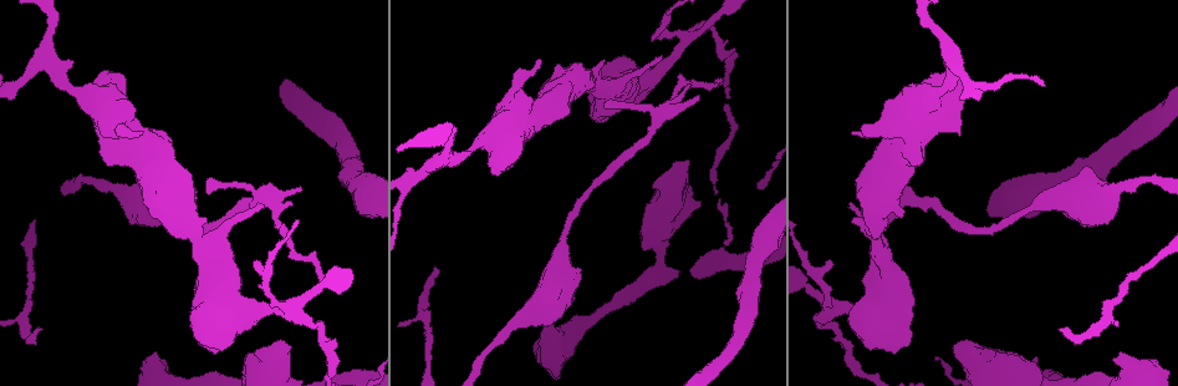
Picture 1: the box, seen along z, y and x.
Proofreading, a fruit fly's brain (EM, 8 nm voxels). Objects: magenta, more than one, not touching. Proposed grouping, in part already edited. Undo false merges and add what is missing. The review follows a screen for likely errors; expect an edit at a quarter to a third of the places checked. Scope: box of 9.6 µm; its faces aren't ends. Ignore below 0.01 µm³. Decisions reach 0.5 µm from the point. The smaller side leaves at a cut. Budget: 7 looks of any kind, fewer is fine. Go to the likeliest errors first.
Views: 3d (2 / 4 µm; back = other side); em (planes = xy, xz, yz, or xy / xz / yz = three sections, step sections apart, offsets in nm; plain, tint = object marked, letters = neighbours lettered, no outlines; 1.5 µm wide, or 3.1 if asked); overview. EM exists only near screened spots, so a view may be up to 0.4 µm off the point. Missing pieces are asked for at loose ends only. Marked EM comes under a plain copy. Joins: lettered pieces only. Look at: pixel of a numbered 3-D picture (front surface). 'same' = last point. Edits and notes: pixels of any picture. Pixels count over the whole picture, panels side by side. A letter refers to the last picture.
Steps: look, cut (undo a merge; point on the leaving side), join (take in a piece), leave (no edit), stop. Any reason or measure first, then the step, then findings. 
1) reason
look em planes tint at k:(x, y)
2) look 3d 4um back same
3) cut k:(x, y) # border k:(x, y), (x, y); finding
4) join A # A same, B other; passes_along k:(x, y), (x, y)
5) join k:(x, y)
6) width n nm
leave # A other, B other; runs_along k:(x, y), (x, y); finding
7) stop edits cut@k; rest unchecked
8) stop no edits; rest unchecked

branch stops here
look em planes letters at 1:(39, 331)

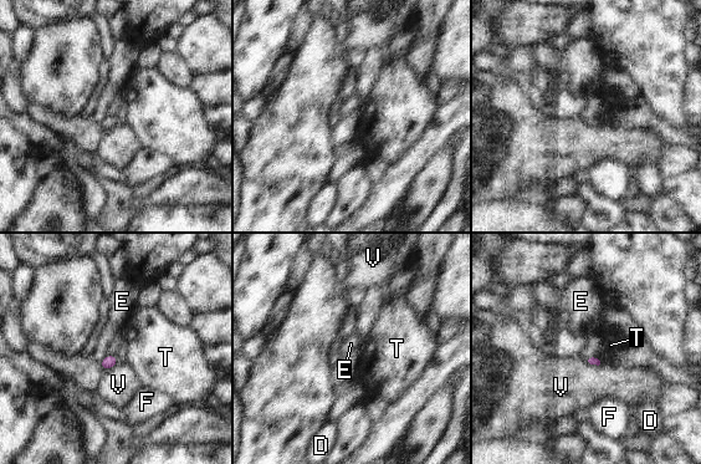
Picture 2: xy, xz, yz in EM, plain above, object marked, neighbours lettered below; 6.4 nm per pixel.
leave # D other, E other, F other, T other, V other; border 2:(119, 361), (105, 371); no lettered piece goes on from it

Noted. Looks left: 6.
four-way junction
look em yz step 8 tint at 1:(830, 312)

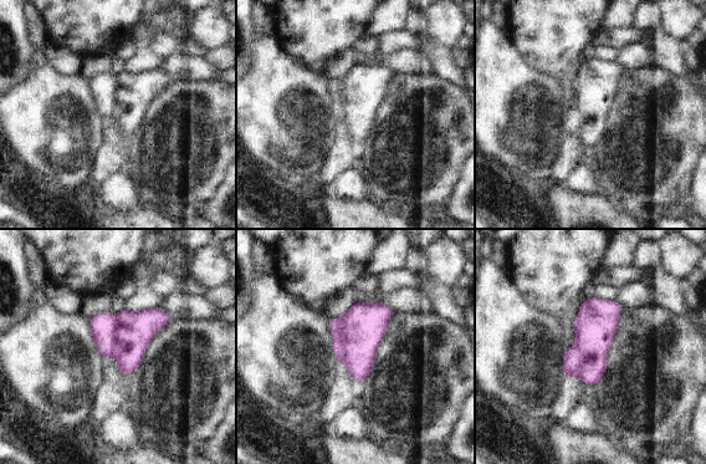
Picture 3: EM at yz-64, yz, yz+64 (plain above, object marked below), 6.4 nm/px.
look em planes tint same

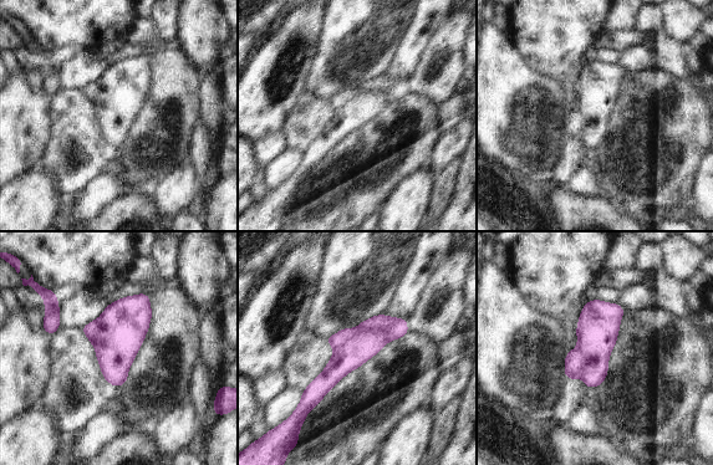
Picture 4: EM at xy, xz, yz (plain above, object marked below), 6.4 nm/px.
look em planes letters same

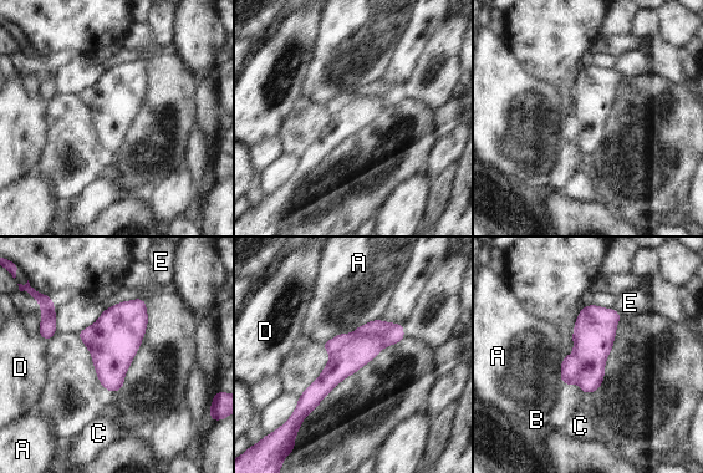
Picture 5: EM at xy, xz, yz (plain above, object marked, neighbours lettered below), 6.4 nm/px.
cut 5:(391, 334) # A other, B other, C other, D other, E other; part_leaving 5:(400, 326), (361, 330), (327, 346); two neurons meet here

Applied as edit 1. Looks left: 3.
look overview

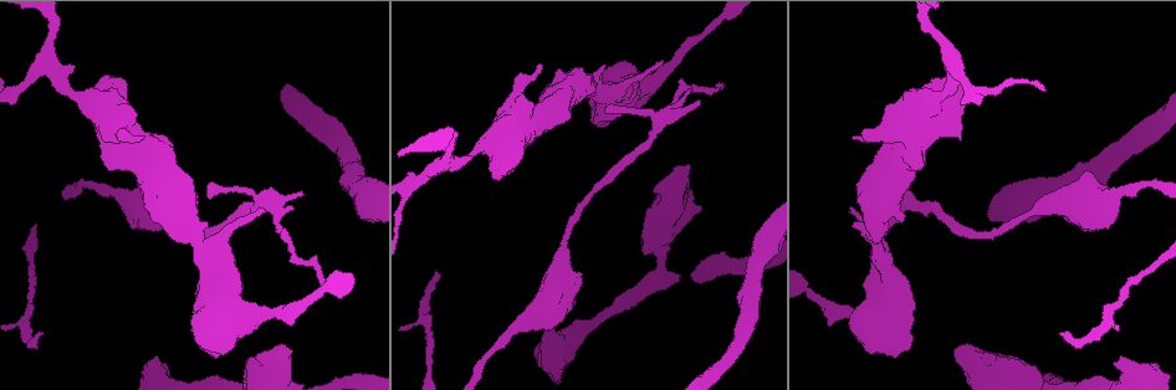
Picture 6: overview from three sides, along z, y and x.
free end
look 3d 2um back at 6:(153, 362)

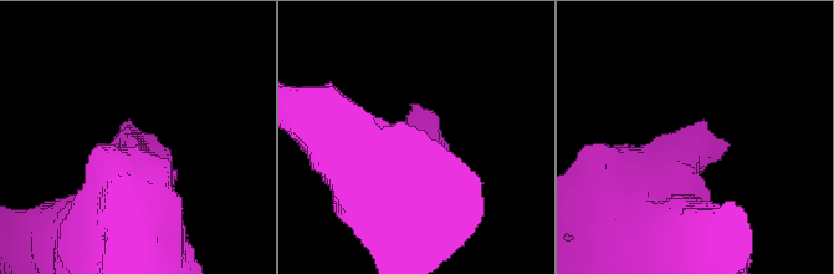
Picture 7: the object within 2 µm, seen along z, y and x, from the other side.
look em planes letters at 7:(411, 103)

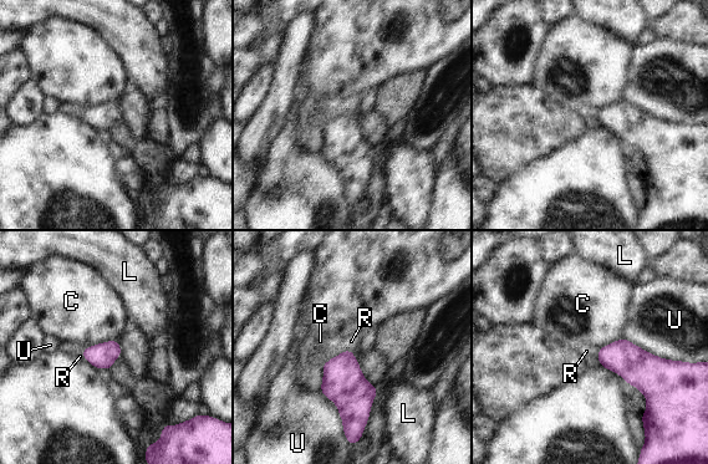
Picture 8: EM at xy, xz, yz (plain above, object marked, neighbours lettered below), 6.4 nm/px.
join R # C other, L other, R same, U other; it goes on there

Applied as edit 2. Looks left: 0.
stop edits cut@5, join@8; rest unchecked

